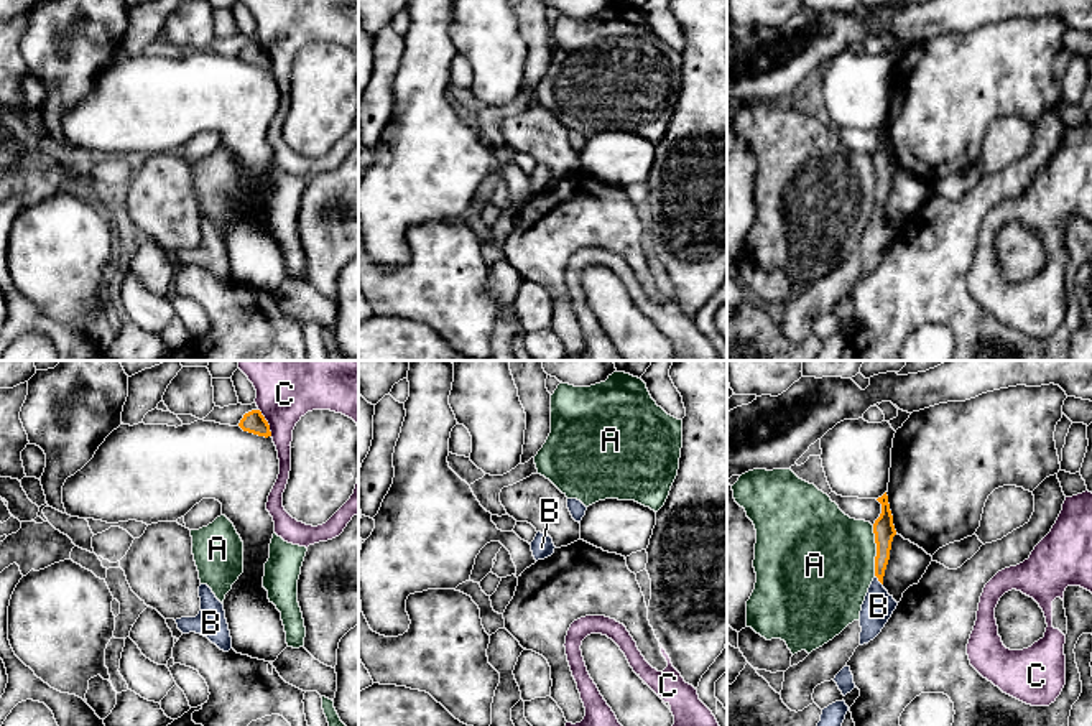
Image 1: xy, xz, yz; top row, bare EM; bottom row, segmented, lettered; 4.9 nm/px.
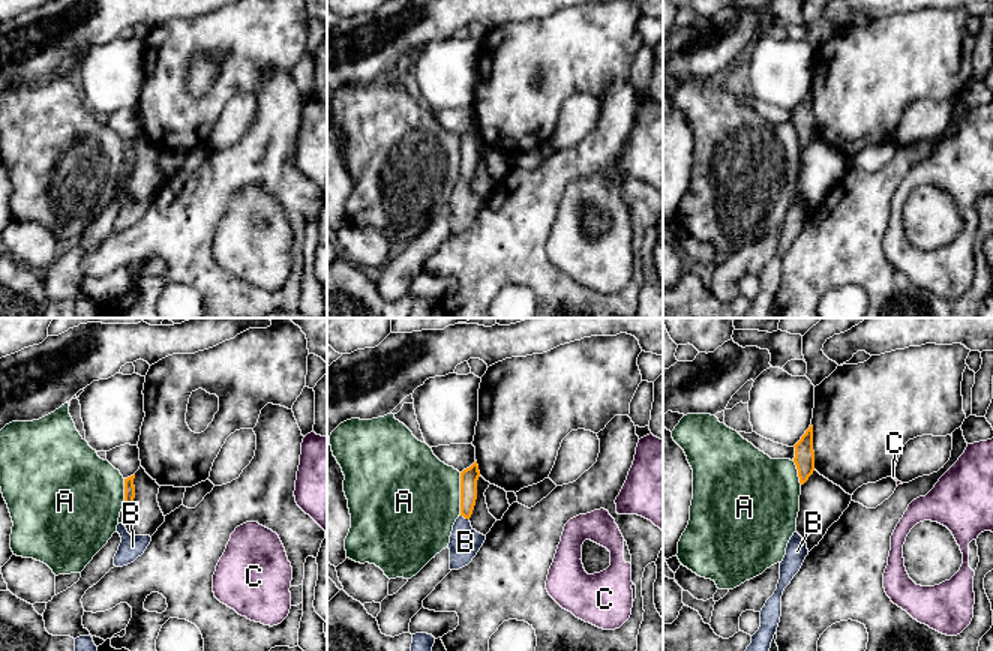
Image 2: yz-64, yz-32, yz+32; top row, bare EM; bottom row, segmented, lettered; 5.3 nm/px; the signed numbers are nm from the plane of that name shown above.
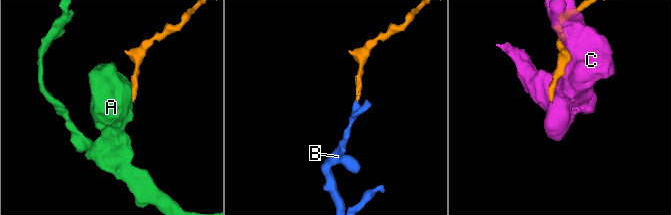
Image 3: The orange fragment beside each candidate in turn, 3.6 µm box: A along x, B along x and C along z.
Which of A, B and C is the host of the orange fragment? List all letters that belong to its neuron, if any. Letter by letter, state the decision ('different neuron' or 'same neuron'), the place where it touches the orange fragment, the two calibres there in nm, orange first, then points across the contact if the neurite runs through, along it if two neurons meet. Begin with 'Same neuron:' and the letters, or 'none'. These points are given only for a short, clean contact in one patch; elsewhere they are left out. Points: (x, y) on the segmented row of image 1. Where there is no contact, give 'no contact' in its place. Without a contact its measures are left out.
Same neuron: B
A: different neuron | yz (877, 550) | 110/460 nm | along yz (872, 525), (875, 575)
B: same neuron | yz (879, 580) | 110/150 nm | across yz (883, 529), (883, 555), (879, 580), (879, 606)
C: different neuron | xy (267, 422) | 110/380 nm

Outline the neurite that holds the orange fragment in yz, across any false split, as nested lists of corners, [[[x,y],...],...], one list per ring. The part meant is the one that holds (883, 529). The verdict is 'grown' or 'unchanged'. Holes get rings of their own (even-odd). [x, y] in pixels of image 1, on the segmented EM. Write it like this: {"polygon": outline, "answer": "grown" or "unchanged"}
{"polygon": [[[886,492],[877,500],[881,504],[881,514],[873,524],[877,543],[875,578],[868,588],[860,611],[860,645],[868,644],[881,632],[898,606],[893,596],[890,596],[888,591],[883,588],[883,576],[890,560],[891,542],[896,535],[896,530],[893,525],[893,515],[890,510]]], "answer": "grown"}

